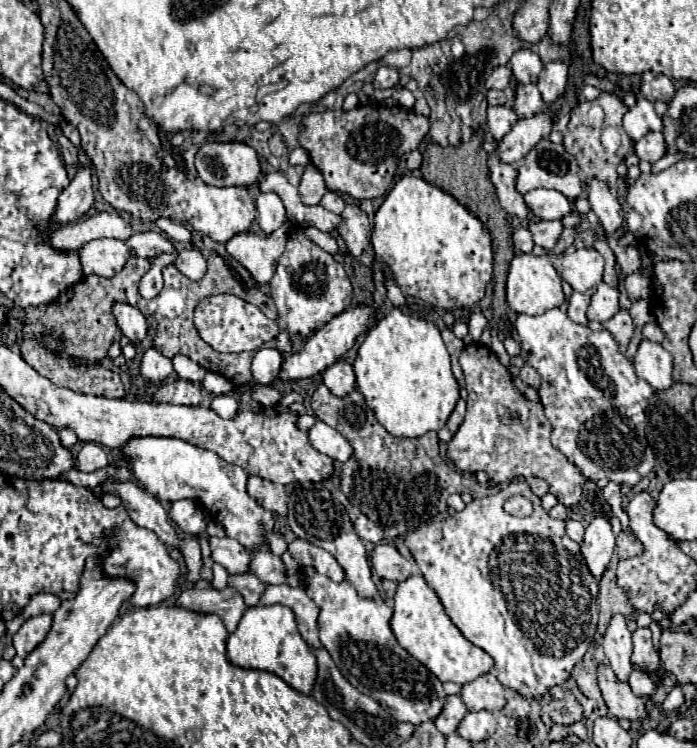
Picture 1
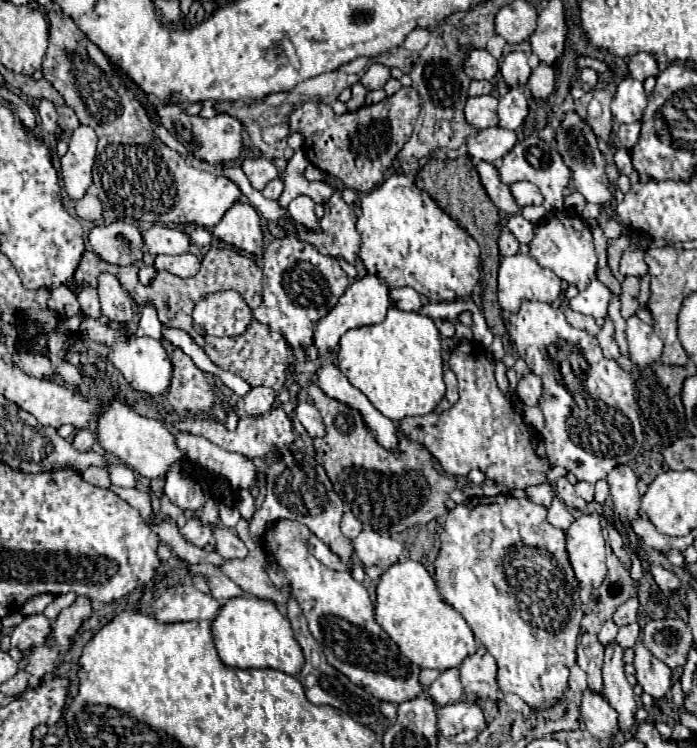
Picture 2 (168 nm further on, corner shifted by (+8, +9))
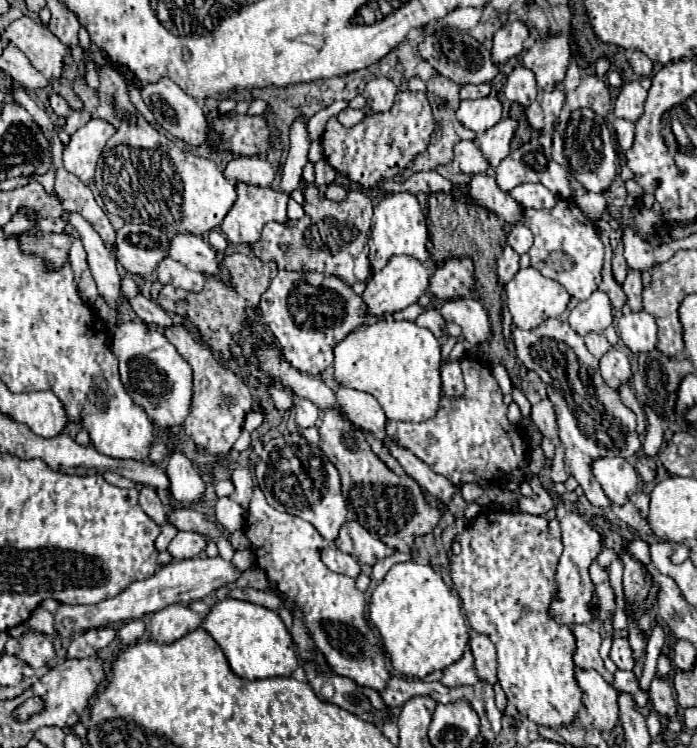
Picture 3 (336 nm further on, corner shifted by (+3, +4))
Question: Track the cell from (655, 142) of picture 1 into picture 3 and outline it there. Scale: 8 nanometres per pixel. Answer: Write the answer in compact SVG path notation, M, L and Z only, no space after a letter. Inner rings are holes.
M614 120L614 128L616 128L620 150L626 152L634 142L634 124L626 122L626 120Z

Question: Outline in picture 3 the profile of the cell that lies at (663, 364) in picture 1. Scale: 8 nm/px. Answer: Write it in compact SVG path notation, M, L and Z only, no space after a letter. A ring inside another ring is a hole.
M626 312L618 320L618 336L632 350L632 354L652 352L658 346L656 322L646 312Z

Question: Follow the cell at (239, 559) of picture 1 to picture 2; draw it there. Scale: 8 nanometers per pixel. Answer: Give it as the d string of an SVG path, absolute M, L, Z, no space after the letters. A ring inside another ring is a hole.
M187 519L187 523L181 527L181 535L185 537L185 541L197 545L197 547L205 547L213 543L213 533L207 525L201 525L195 519Z

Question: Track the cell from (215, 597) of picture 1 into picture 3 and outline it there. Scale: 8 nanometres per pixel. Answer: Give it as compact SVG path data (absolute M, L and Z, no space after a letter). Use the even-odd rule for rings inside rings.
M188 604L166 606L150 616L150 634L160 644L170 644L184 634L202 626L204 616L194 612Z

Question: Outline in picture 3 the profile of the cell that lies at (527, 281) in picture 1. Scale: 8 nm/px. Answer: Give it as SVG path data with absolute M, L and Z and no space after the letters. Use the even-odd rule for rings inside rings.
M532 266L518 270L518 274L504 286L504 290L506 290L506 306L512 314L514 324L518 328L526 328L526 330L538 326L540 322L544 322L550 316L554 316L554 318L560 316L570 302L570 294L566 292L566 288L560 282L554 282L554 280L542 276Z

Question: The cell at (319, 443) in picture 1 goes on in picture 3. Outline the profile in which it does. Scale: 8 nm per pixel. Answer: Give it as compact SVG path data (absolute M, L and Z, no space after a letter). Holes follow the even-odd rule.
M296 400L294 410L296 410L296 424L300 428L316 426L318 416L320 416L320 408L314 402L310 402L310 400Z

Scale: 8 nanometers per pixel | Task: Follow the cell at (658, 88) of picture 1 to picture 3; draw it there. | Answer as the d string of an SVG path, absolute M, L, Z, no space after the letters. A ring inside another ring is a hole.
M638 50L630 54L630 66L632 66L632 70L634 70L640 78L648 78L648 76L652 76L652 68L654 68L652 60L650 60L646 54L638 52Z

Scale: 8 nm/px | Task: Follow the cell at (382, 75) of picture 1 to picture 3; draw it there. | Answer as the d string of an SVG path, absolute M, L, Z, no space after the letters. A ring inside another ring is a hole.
M372 78L366 88L364 88L364 98L368 102L368 106L374 110L374 112L386 112L390 110L390 106L394 104L394 96L396 96L398 88L396 84L390 80L390 78Z

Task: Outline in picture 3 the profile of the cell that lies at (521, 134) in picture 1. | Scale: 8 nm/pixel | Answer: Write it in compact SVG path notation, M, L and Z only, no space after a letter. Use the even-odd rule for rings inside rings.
M462 140L454 146L454 158L460 162L464 174L480 174L490 168L490 162L484 158L482 150L472 140Z

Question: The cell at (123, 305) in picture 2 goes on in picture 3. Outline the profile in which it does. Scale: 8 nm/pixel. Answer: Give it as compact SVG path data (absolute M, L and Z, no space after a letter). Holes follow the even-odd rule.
M72 214L70 216L70 224L76 228L76 232L80 234L82 246L88 254L88 268L92 272L92 278L98 286L100 296L108 302L108 306L112 310L118 310L120 304L126 300L122 296L122 278L118 274L116 268L116 258L110 254L110 250L104 246L102 238L98 236L98 232L90 226L88 220L84 220L80 214Z

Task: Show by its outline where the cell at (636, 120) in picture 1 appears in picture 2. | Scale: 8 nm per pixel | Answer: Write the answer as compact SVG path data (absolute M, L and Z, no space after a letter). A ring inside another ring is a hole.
M625 77L617 85L617 93L611 101L613 117L617 119L617 123L635 123L641 121L645 107L647 107L647 95L643 91L643 83L633 77Z

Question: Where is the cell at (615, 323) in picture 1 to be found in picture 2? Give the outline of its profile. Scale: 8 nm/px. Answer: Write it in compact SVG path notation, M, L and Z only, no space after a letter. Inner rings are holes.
M607 317L605 325L601 327L599 335L597 335L597 341L599 341L599 347L601 351L605 353L605 357L609 359L617 359L619 357L619 345L615 341L615 335L613 335L613 321Z

